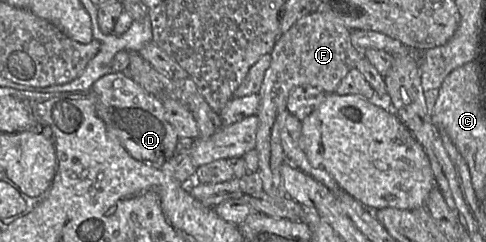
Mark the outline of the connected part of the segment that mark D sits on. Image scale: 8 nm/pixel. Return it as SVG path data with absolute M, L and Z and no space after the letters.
M110 72L98 79L91 90L96 95L98 117L134 159L162 165L176 154L180 139L165 118L162 101L143 89L126 72Z

